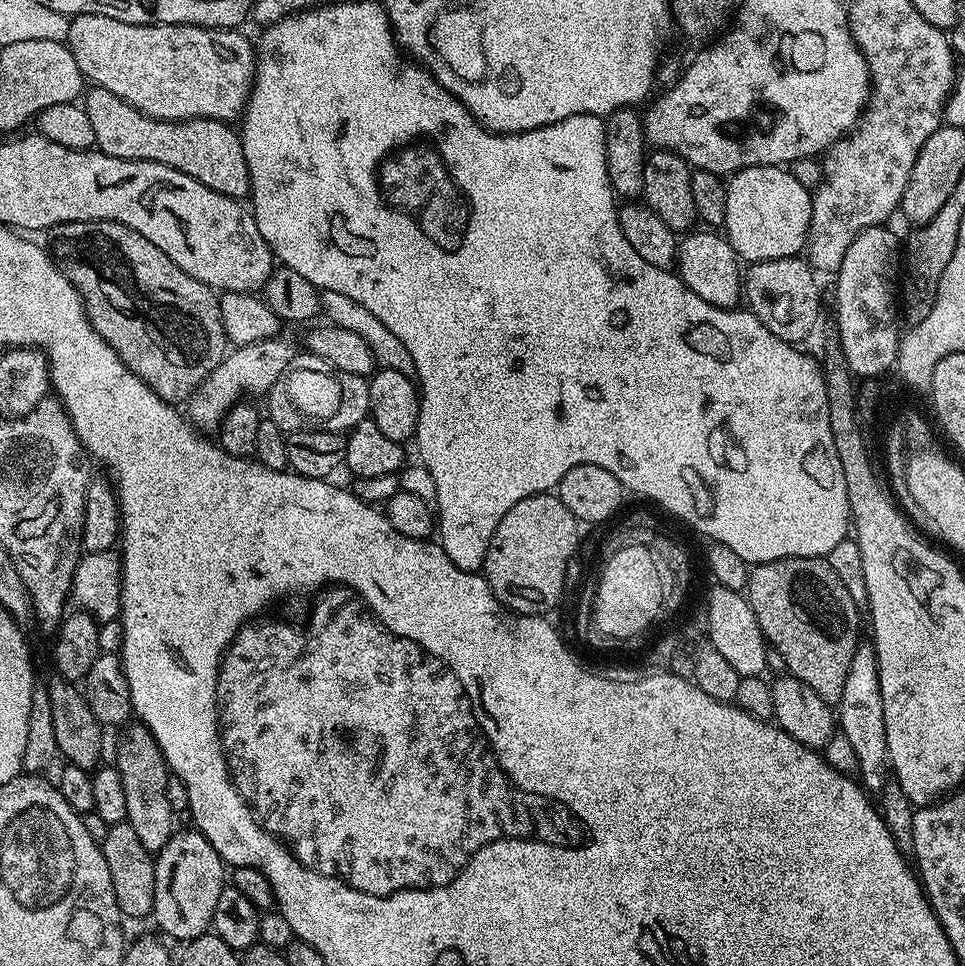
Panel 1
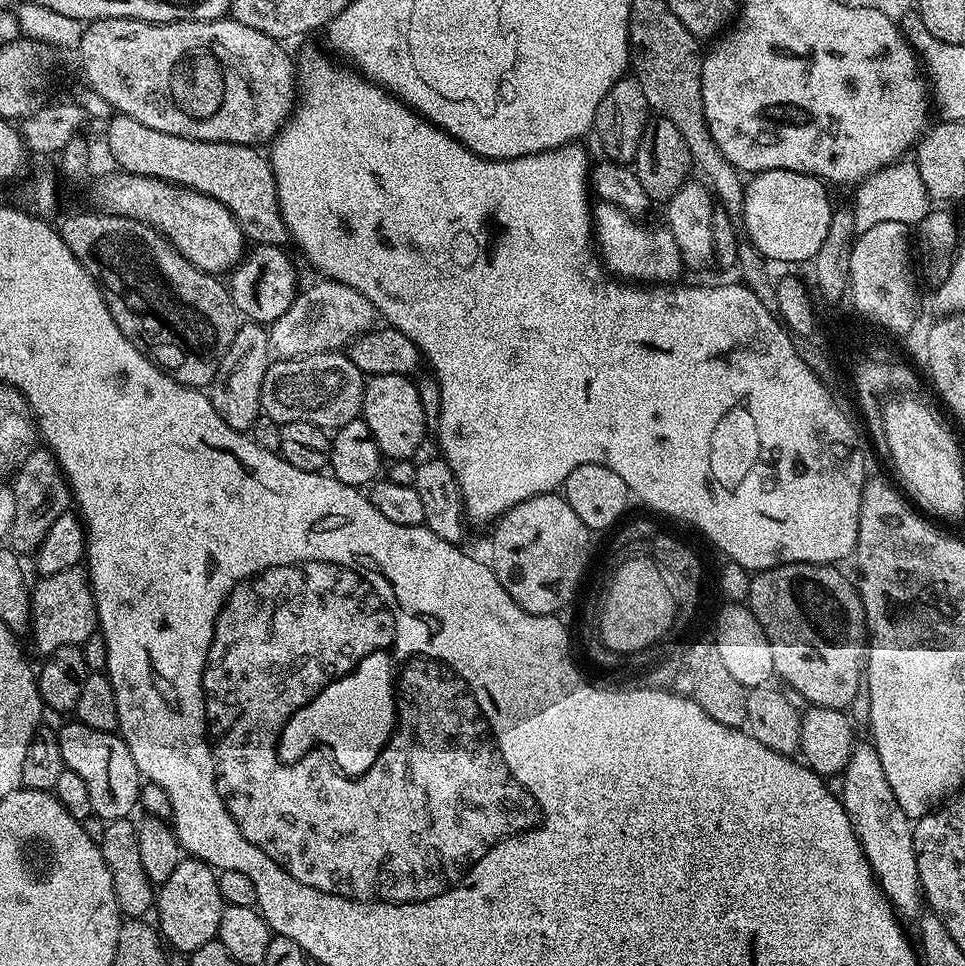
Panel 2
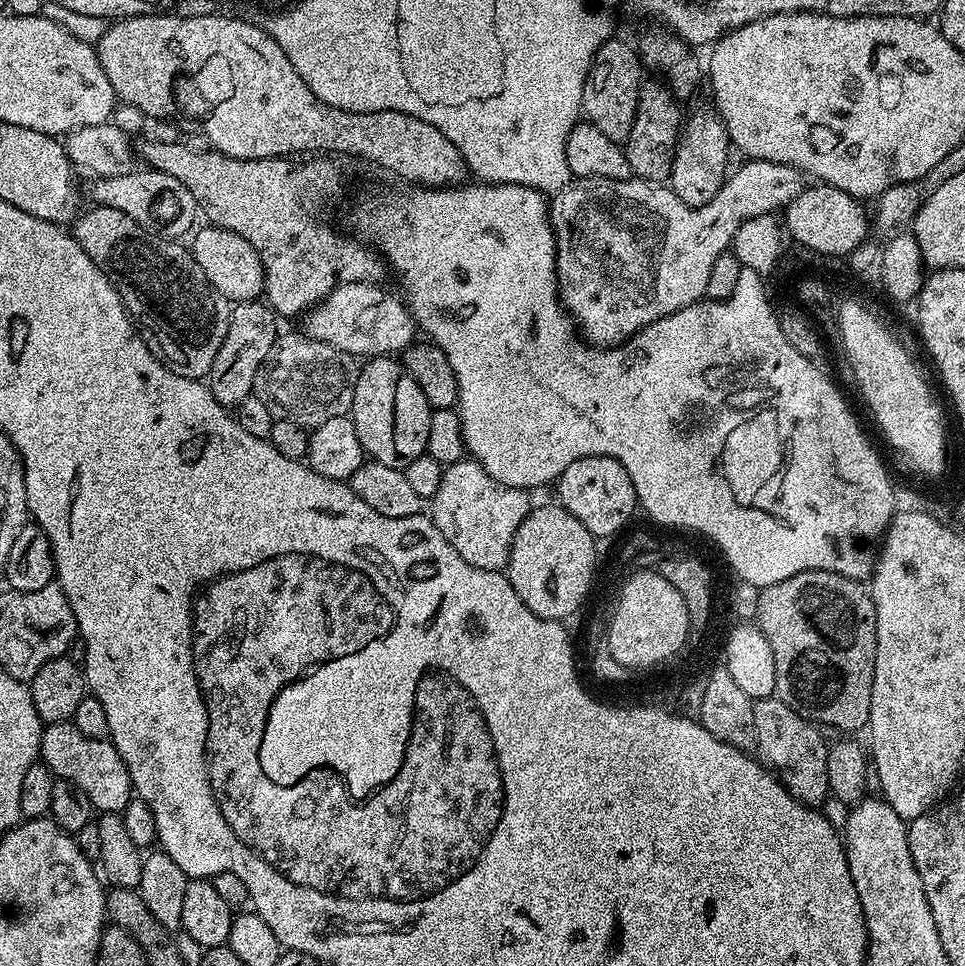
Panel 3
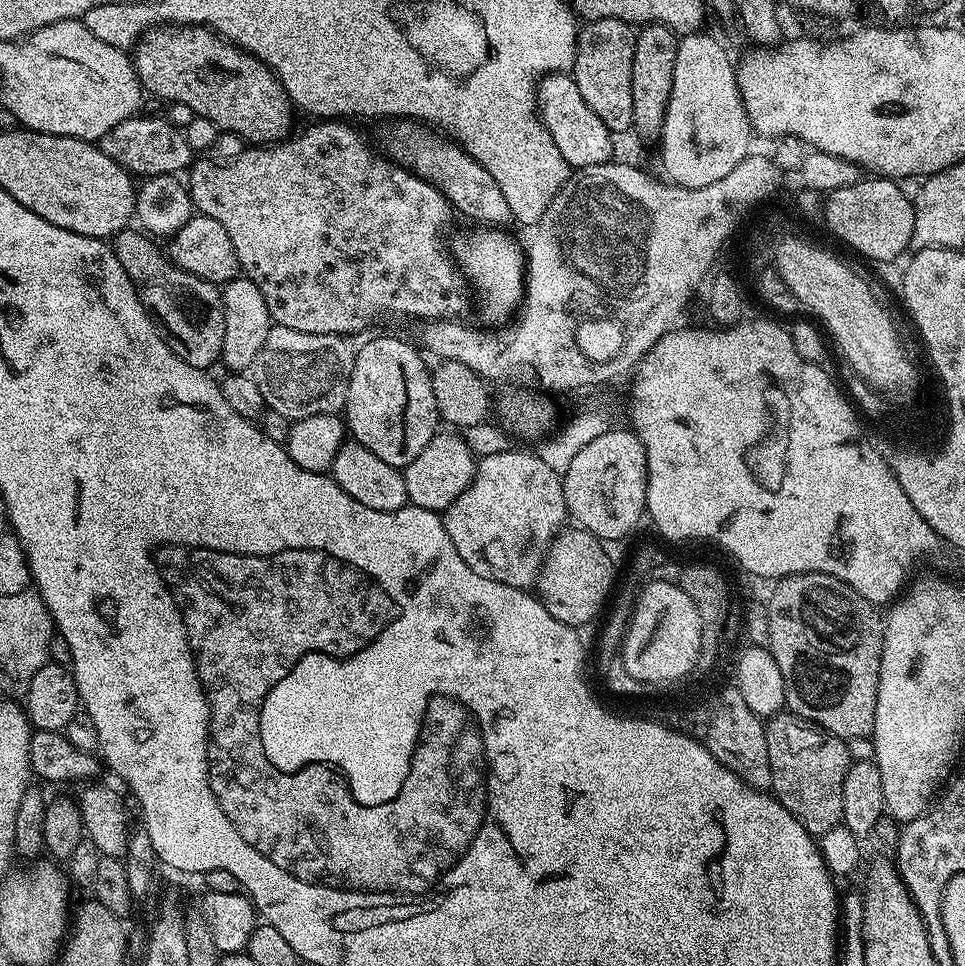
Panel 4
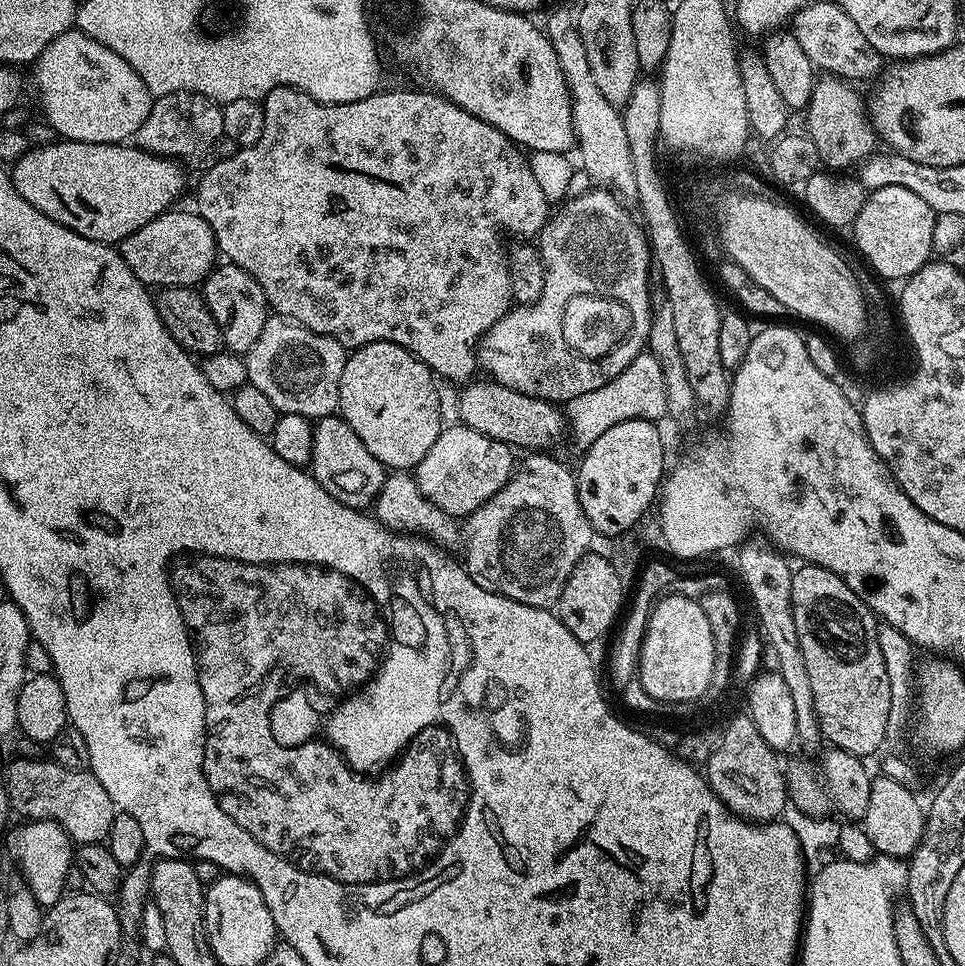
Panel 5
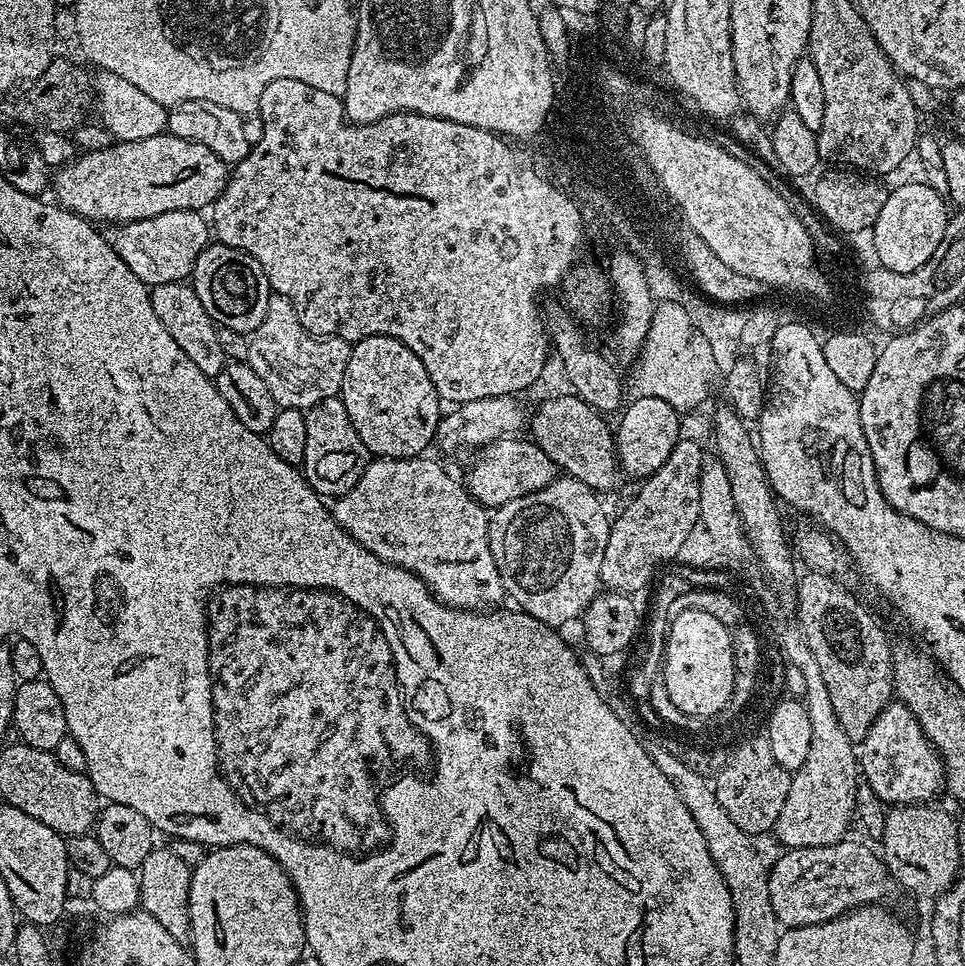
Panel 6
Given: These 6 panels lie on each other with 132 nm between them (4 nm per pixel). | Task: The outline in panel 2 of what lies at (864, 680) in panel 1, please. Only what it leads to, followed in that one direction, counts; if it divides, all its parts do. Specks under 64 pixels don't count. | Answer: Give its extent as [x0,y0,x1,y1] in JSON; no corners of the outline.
[839,742,922,917]

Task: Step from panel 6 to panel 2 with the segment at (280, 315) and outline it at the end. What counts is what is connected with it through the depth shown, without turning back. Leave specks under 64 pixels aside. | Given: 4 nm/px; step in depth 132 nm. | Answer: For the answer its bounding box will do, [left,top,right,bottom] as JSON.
[260,351,364,430]

